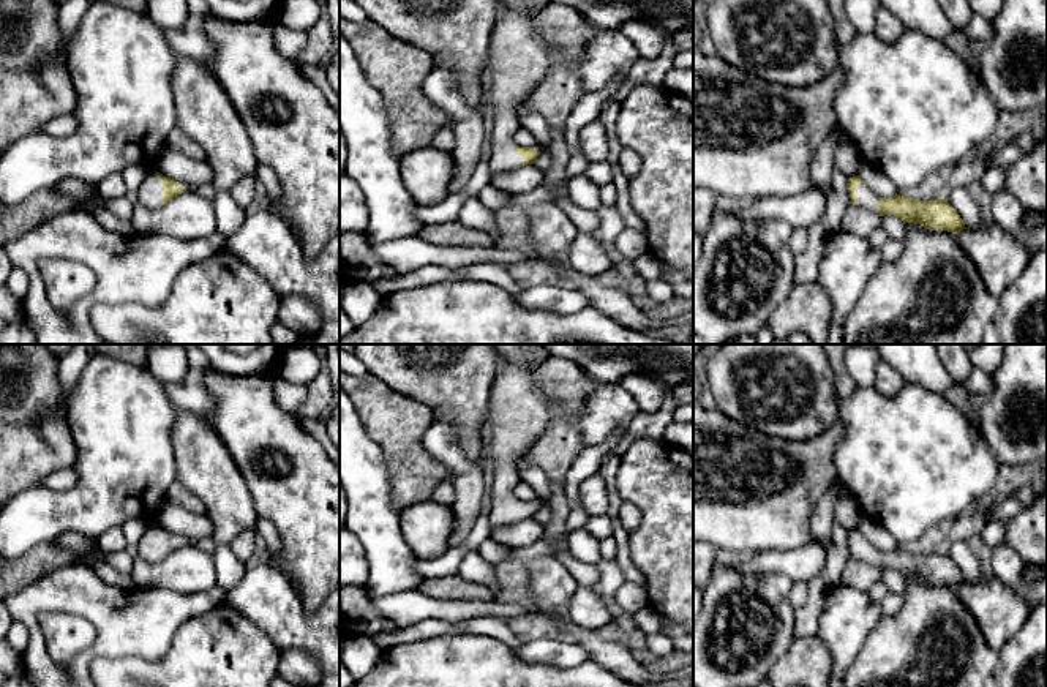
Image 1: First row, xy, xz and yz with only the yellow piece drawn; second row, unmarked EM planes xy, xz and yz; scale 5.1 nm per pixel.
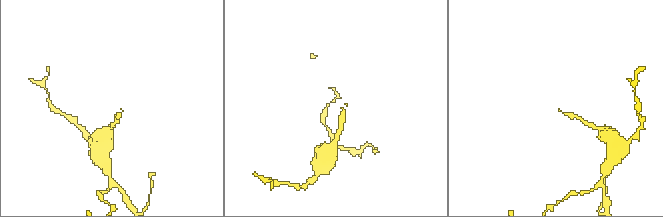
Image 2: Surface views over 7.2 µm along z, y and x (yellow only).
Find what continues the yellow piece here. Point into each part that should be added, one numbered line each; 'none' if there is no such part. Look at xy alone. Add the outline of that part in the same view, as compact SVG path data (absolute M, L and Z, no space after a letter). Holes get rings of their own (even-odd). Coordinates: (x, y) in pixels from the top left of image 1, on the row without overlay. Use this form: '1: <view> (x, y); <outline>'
1: xy (150, 545); M150 527L134 546L134 554L141 556L147 562L158 562L163 557L163 537L155 529Z

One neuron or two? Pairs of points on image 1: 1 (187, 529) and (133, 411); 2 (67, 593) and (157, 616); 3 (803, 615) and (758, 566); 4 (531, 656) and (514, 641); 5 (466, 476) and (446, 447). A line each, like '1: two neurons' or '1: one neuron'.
1: two neurons
2: one neuron
3: two neurons
4: two neurons
5: one neuron

